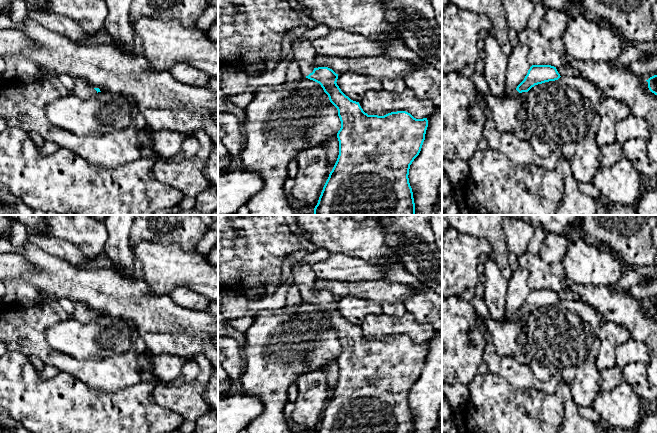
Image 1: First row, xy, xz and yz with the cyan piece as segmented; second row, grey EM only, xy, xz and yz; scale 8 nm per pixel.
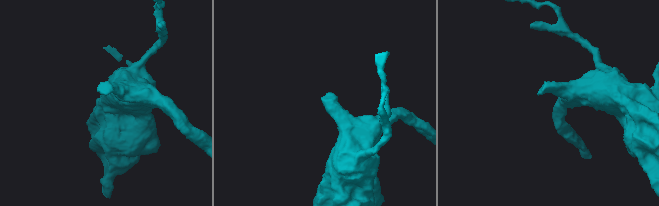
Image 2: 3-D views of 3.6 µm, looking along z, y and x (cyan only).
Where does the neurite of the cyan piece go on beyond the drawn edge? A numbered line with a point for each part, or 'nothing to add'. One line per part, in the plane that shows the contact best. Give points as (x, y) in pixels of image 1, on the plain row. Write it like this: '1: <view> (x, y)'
1: xz (304, 278)

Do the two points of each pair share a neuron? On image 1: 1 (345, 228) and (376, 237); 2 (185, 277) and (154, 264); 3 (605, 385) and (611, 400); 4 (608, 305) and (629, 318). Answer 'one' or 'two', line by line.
1: one
2: one
3: two
4: one

